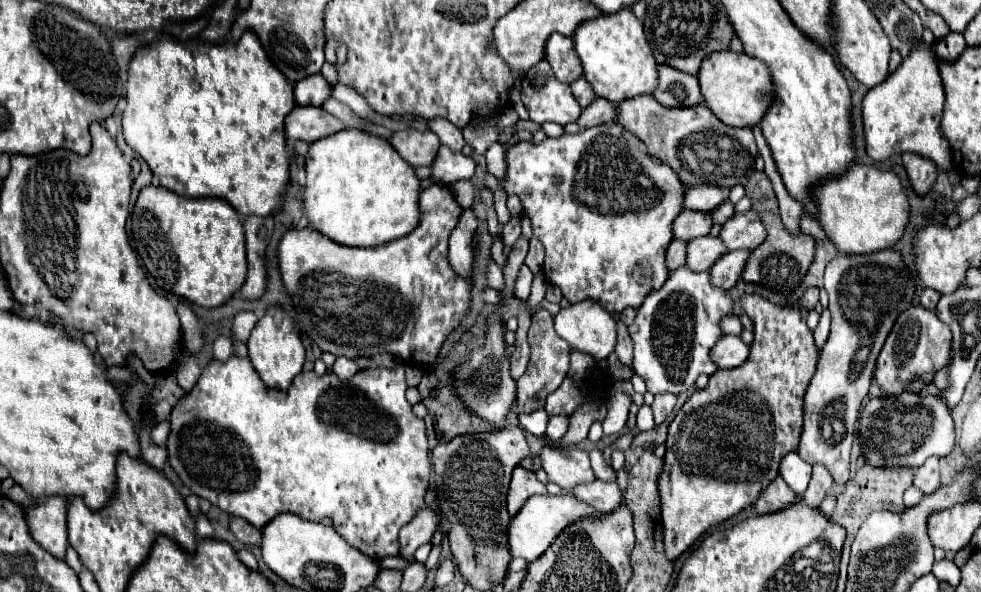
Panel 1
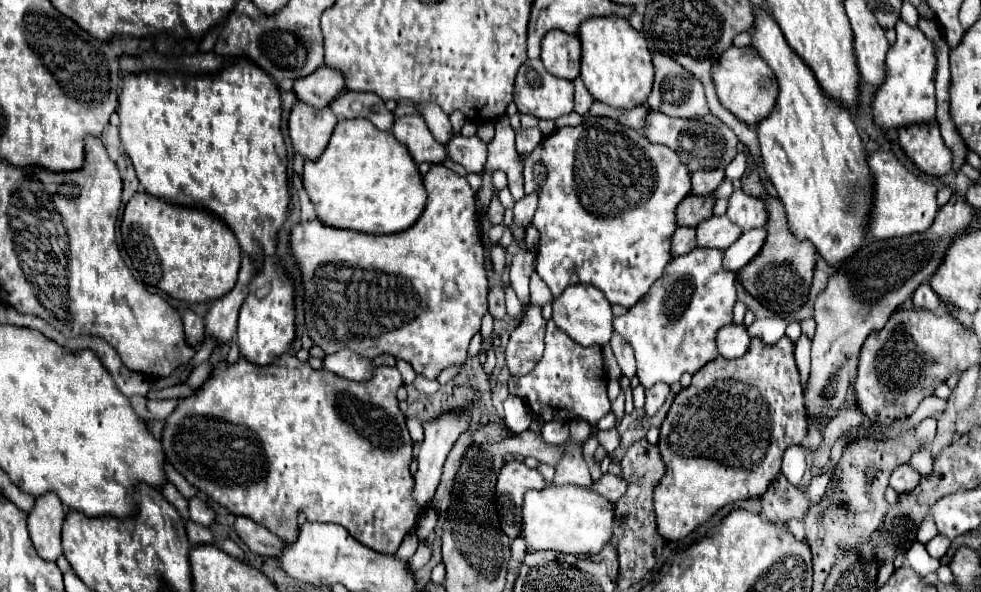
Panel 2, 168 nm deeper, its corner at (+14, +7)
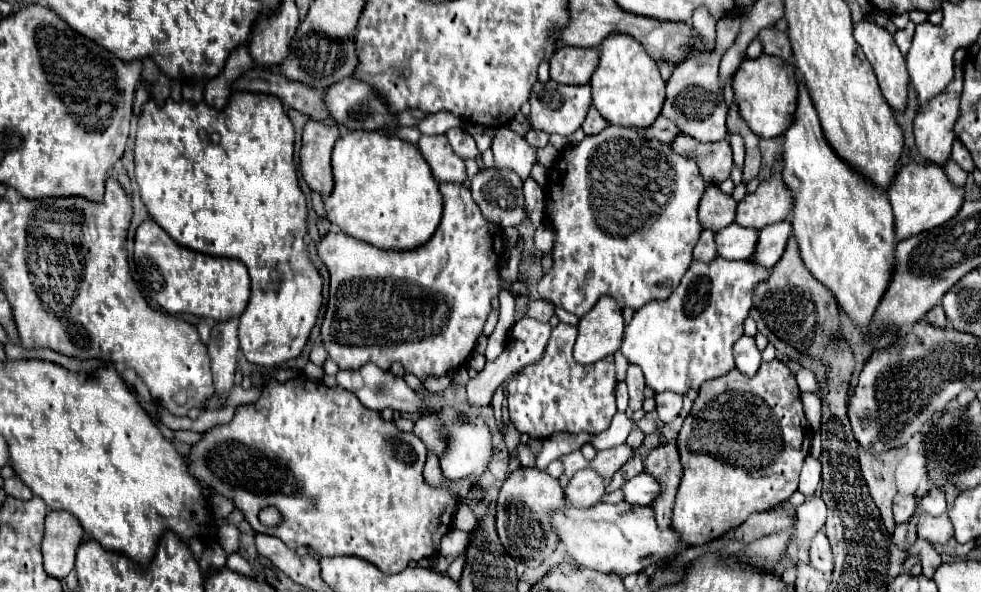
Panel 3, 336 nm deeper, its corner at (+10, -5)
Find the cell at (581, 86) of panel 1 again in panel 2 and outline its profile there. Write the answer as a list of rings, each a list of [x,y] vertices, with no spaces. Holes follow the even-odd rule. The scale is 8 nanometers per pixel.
[[[574,78],[572,84],[574,84],[574,112],[586,116],[590,104],[594,102],[594,98],[590,96],[590,92],[586,90],[586,86],[582,84],[580,78]]]

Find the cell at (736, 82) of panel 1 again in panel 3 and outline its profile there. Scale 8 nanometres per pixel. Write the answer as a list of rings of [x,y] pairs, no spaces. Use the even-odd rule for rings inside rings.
[[[758,56],[756,60],[744,60],[734,74],[734,98],[746,124],[758,138],[776,138],[786,132],[794,120],[798,104],[798,80],[796,68],[778,56]]]

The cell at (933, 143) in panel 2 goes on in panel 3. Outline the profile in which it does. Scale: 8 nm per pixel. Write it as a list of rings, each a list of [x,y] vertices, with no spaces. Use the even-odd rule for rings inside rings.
[[[956,66],[954,80],[950,82],[950,88],[946,88],[946,92],[942,96],[938,96],[938,100],[930,100],[930,104],[926,104],[926,108],[918,108],[918,114],[914,120],[914,136],[916,136],[916,146],[926,162],[934,162],[934,164],[944,166],[948,156],[950,156],[952,142],[956,138],[954,136],[954,122],[958,120],[960,92],[962,92],[962,66]]]

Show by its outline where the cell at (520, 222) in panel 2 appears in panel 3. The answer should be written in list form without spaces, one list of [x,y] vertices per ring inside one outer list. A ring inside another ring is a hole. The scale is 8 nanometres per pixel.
[[[534,178],[524,180],[524,198],[526,198],[526,208],[530,214],[530,220],[534,226],[542,224],[542,198],[544,190]]]

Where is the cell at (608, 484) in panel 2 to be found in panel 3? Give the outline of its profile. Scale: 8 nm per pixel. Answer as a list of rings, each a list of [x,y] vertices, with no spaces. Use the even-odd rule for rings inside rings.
[[[642,472],[624,484],[624,500],[630,504],[652,504],[658,500],[660,484],[648,472]]]

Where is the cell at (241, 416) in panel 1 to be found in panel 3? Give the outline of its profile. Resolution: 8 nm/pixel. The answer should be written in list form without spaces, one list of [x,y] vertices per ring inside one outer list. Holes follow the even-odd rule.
[[[298,376],[298,378],[294,378],[294,380],[286,382],[286,384],[280,384],[276,380],[268,382],[266,388],[262,390],[262,396],[260,396],[258,402],[248,404],[248,406],[240,406],[230,424],[210,428],[204,434],[204,438],[192,448],[192,454],[188,458],[190,472],[204,486],[212,488],[216,494],[222,494],[222,496],[230,498],[234,502],[234,506],[244,514],[244,518],[250,522],[250,526],[256,532],[280,538],[290,550],[298,550],[300,546],[310,546],[320,556],[352,554],[352,556],[358,556],[358,558],[374,564],[384,574],[398,574],[398,572],[406,570],[410,560],[418,562],[422,558],[438,556],[440,540],[452,528],[452,518],[454,518],[454,514],[458,510],[458,500],[456,500],[456,496],[452,492],[426,484],[426,480],[422,476],[424,462],[426,462],[426,446],[422,444],[422,440],[418,440],[418,436],[414,436],[412,432],[406,434],[406,432],[398,430],[394,426],[394,422],[384,422],[378,412],[370,412],[370,408],[362,408],[362,404],[358,404],[358,398],[352,392],[346,392],[346,390],[342,390],[338,386],[336,388],[328,388],[322,382],[314,382],[314,380],[310,380],[306,376]],[[266,506],[278,508],[278,512],[282,516],[282,522],[278,526],[274,526],[274,528],[268,528],[268,526],[264,526],[258,520],[258,512],[262,508],[266,508]]]

